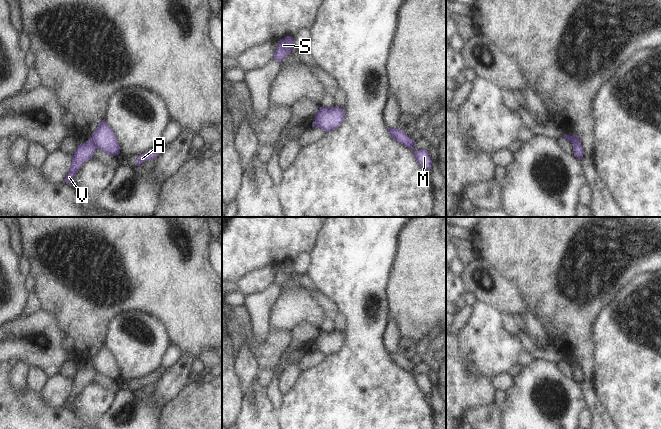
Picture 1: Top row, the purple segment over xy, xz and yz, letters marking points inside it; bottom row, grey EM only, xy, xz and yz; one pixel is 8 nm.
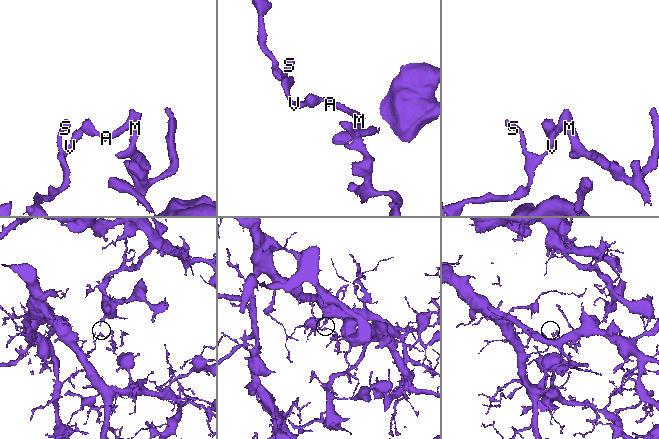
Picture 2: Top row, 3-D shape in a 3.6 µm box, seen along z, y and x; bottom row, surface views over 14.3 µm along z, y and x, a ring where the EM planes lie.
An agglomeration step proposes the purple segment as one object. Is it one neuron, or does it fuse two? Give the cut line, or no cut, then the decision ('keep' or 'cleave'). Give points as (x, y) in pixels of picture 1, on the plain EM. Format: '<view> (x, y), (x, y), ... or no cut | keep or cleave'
xy (90, 362), (96, 371) | cleave

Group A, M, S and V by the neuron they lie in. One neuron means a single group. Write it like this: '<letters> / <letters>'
A M / S V

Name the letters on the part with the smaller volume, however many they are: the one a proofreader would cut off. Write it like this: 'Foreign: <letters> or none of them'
Foreign: A, M

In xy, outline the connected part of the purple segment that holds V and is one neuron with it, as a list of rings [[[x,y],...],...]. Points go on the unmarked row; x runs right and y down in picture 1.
[[[88,363],[85,368],[78,369],[74,379],[72,380],[72,386],[70,390],[69,397],[63,406],[72,407],[73,401],[79,395],[80,391],[89,383],[94,381],[95,369],[92,363]]]

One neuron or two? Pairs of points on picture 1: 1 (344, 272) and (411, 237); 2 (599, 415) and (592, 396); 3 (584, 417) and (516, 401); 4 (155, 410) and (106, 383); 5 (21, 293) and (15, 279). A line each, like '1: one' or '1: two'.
1: two
2: one
3: two
4: two
5: one

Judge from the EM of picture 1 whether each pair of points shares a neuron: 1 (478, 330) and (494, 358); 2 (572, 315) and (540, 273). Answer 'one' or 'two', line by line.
1: one
2: one

